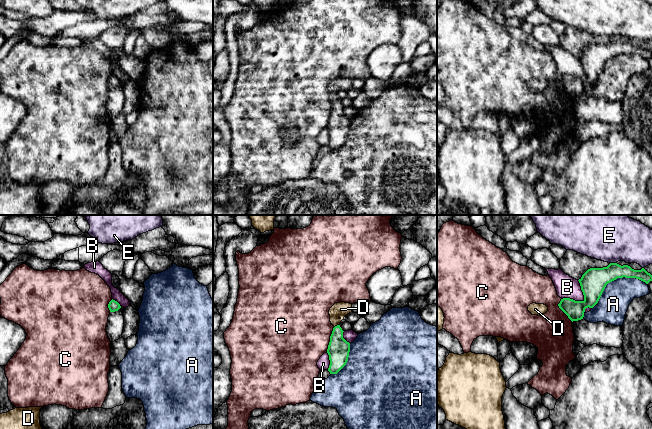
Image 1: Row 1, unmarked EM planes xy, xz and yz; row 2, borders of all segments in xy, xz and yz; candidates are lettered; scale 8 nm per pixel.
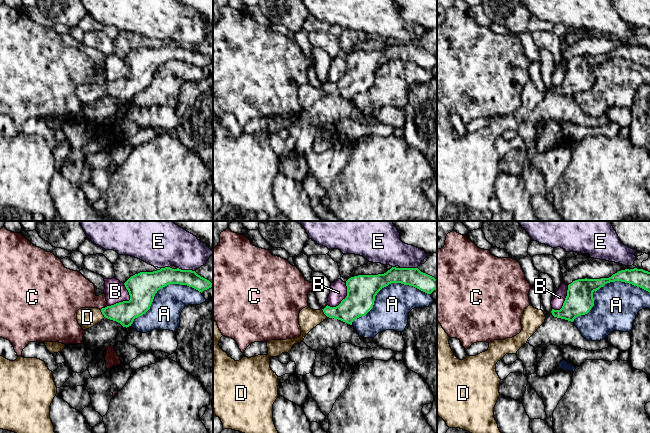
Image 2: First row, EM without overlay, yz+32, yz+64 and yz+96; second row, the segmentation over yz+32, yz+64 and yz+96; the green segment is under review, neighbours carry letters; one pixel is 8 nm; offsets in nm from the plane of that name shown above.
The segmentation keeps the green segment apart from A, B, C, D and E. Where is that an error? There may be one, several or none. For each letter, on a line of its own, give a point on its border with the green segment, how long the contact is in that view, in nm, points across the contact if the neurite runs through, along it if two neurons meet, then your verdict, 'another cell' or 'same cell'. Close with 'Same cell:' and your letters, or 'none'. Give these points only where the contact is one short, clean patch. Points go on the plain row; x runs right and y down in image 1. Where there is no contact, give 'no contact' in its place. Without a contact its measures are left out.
A: contact yz (617, 53); length 440 nm; another cell
B: contact yz (582, 77); length 200 nm; border yz (578, 56), (583, 75), (562, 75); another cell
C: contact xz (330, 115); length 220 nm; another cell
D: contact xz (337, 101); length 50 nm; way xz (338, 126), (337, 101), (336, 90), (341, 85); same cell
E: contact yz (613, 39); length 50 nm; another cell
Same cell: D

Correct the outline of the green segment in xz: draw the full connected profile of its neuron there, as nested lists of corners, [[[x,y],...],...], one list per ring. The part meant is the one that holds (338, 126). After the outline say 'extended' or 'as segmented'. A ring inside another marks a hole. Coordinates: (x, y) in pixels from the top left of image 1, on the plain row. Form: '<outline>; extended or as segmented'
[[[345,78],[335,79],[329,86],[330,98],[334,102],[327,125],[330,150],[337,150],[348,137],[350,119],[343,114],[344,107],[339,100],[351,88],[352,80]]]; extended

